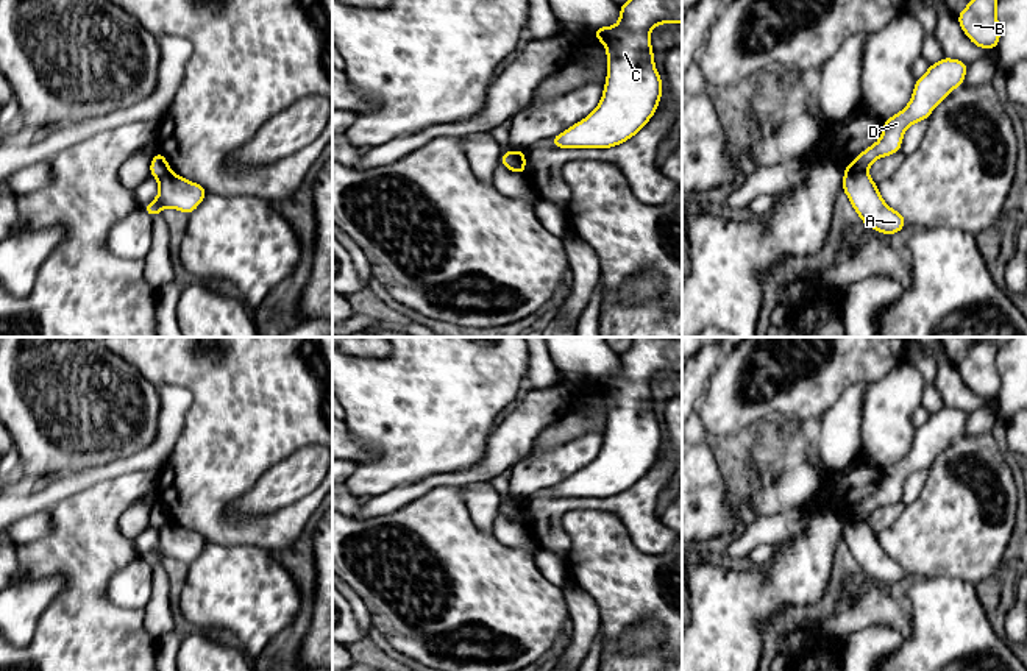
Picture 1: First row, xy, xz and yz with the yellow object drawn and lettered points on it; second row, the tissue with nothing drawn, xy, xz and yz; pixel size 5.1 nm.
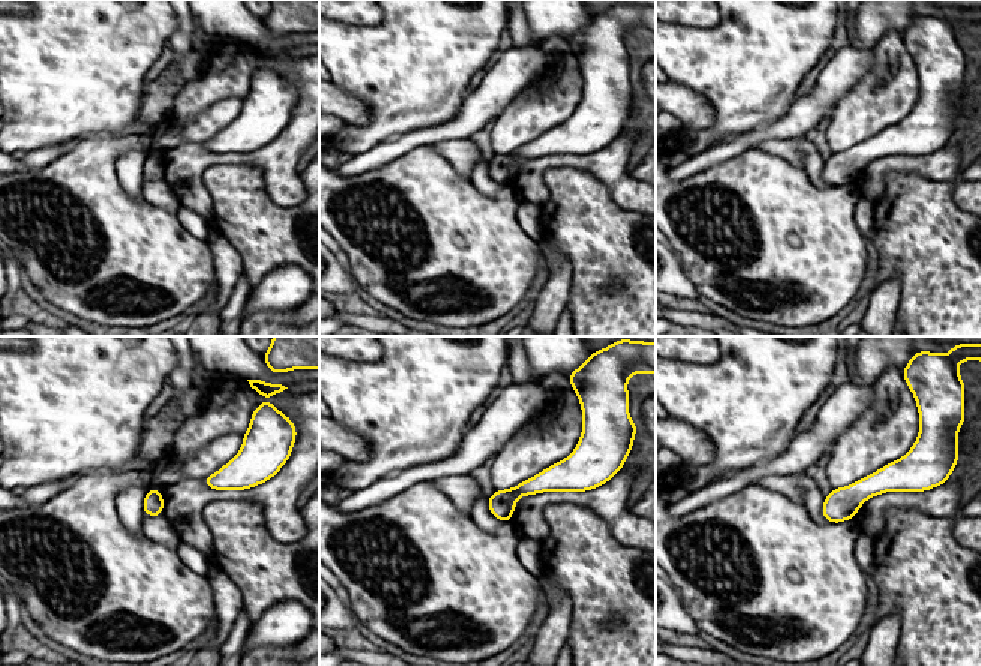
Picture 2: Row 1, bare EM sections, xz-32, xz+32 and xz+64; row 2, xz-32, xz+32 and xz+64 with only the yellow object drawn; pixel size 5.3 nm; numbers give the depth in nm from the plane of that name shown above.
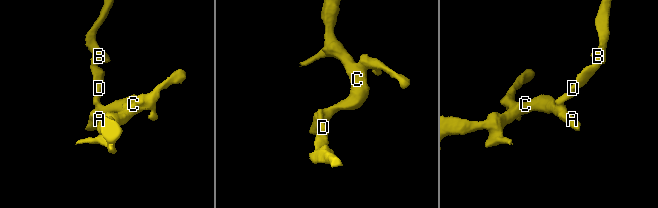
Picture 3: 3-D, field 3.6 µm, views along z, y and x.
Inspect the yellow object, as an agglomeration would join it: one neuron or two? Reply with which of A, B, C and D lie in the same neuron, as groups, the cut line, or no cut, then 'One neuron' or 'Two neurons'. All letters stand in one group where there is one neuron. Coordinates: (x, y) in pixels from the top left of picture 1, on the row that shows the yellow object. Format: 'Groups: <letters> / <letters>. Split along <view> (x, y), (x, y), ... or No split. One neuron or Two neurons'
Groups: A C / B D. Split along yz (845, 170), (867, 172). Two neurons

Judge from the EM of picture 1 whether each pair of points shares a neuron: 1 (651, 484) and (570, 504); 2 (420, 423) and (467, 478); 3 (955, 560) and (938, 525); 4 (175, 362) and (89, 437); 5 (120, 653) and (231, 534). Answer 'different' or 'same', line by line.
1: same
2: different
3: same
4: different
5: different

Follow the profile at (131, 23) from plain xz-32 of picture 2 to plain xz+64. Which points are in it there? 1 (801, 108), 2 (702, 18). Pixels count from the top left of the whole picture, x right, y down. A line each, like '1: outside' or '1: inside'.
1: outside
2: outside

